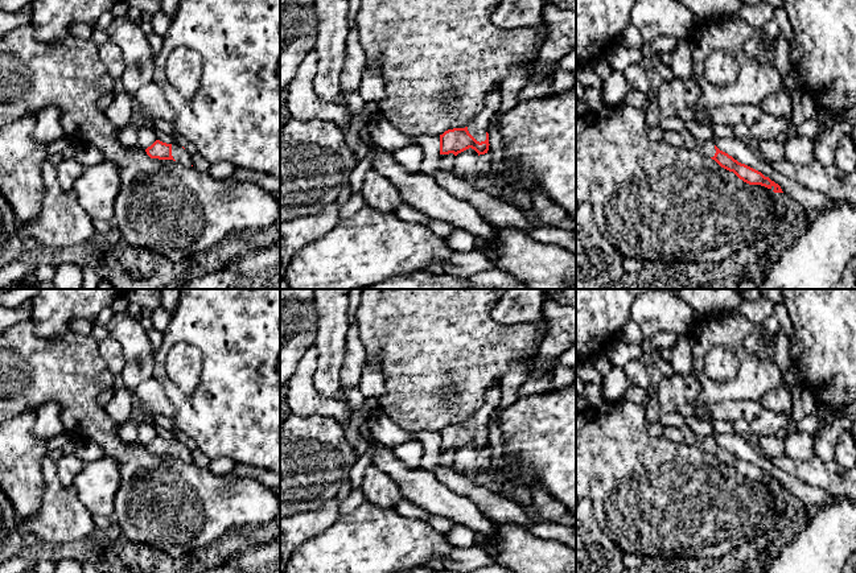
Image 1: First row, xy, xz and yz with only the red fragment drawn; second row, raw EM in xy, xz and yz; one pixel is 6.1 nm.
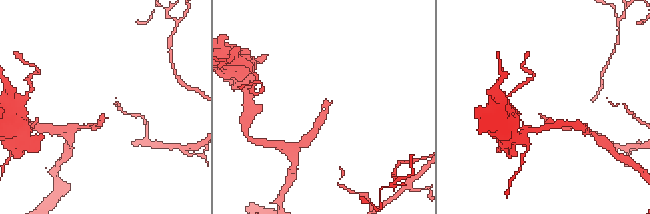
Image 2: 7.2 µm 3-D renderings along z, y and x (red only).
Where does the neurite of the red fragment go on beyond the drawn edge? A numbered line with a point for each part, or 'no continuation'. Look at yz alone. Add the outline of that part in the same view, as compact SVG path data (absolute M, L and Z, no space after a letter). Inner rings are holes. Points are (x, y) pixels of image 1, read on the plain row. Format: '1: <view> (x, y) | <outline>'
1: yz (687, 436) | M664 426L662 437L692 448L701 449L707 453L713 453L716 449L715 440L712 437L696 434L688 426Z

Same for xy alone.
1: xy (180, 450) | M177 438L172 440L172 452L177 458L188 463L193 461L192 452L189 450L189 448Z

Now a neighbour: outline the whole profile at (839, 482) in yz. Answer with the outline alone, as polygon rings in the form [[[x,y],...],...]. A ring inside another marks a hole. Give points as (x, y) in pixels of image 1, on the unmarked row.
[[[781,455],[773,463],[802,482],[824,490],[832,499],[856,503],[856,466],[845,469],[835,459],[824,461],[816,455],[806,461]]]

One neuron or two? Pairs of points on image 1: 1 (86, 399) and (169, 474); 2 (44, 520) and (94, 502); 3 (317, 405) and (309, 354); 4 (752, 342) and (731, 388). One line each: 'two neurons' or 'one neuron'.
1: one neuron
2: two neurons
3: one neuron
4: two neurons

